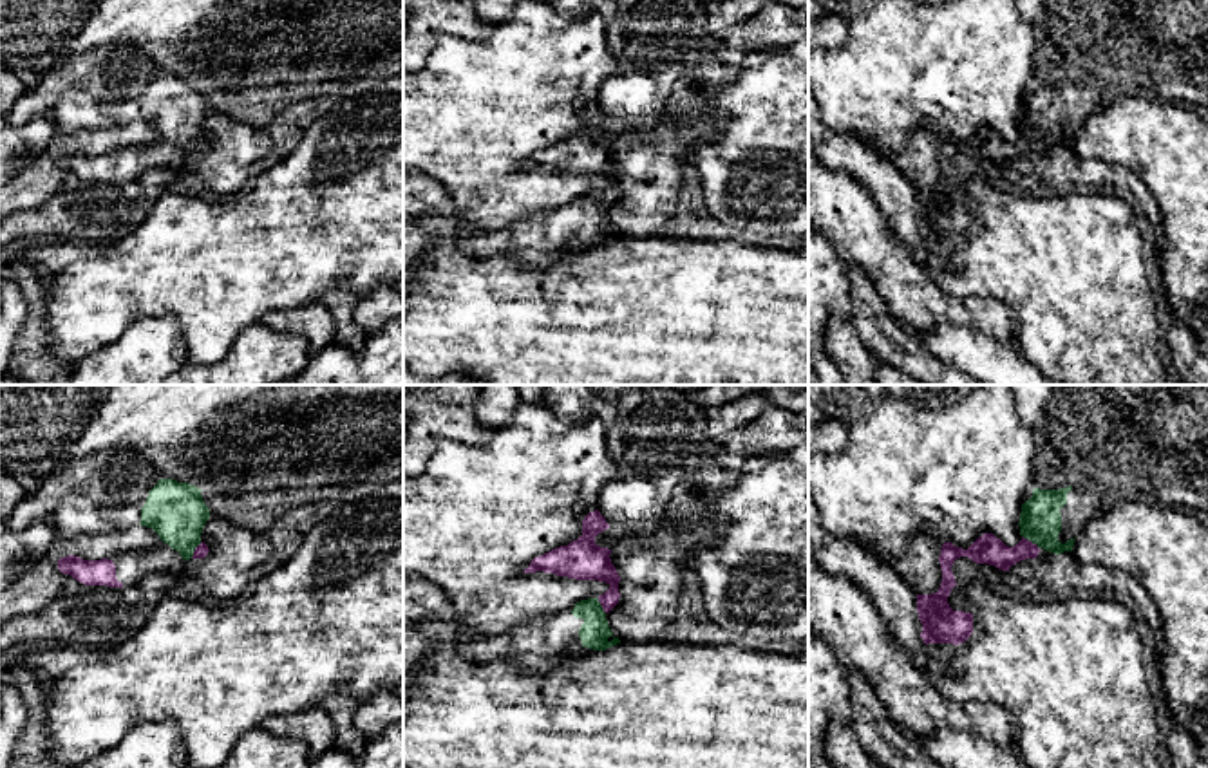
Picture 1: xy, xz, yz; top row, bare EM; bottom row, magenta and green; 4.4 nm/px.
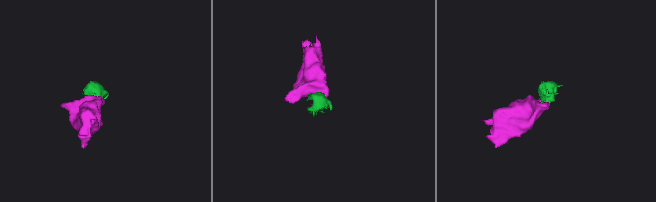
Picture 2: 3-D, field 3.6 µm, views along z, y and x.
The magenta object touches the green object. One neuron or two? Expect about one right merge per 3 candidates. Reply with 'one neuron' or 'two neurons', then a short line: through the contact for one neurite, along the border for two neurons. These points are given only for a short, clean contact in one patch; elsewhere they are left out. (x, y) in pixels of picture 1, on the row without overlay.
one neuron; line yz (990, 145), (1019, 147), (1029, 136), (1038, 125), (1040, 116)

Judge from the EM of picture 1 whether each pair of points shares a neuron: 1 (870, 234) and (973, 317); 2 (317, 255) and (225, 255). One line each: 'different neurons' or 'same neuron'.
1: same neuron
2: same neuron

